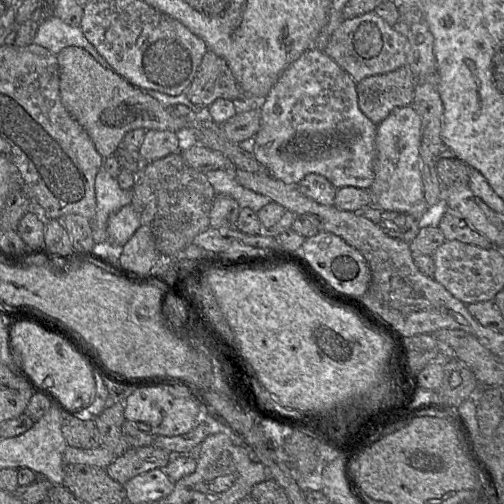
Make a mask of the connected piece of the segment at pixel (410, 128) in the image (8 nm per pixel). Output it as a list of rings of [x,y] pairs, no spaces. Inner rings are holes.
[[[412,106],[394,109],[376,127],[374,181],[369,191],[373,205],[382,211],[401,212],[419,218],[427,210],[421,176],[421,118]]]

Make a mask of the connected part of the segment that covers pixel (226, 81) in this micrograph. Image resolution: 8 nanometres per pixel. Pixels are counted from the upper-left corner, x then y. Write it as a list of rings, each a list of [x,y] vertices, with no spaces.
[[[210,51],[204,54],[195,78],[183,94],[199,108],[208,108],[217,99],[245,99],[226,62]]]

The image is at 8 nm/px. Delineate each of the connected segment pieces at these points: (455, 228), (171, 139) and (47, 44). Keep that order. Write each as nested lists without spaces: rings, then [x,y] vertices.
[[[447,208],[438,224],[446,241],[460,242],[489,249],[492,243],[482,234],[470,227],[465,220],[453,210]]]
[[[146,131],[137,153],[143,163],[150,163],[173,153],[180,153],[179,140],[171,131]]]
[[[54,16],[39,24],[33,44],[46,48],[54,55],[69,46],[80,47],[102,67],[105,60],[84,37],[79,26],[67,25]]]

